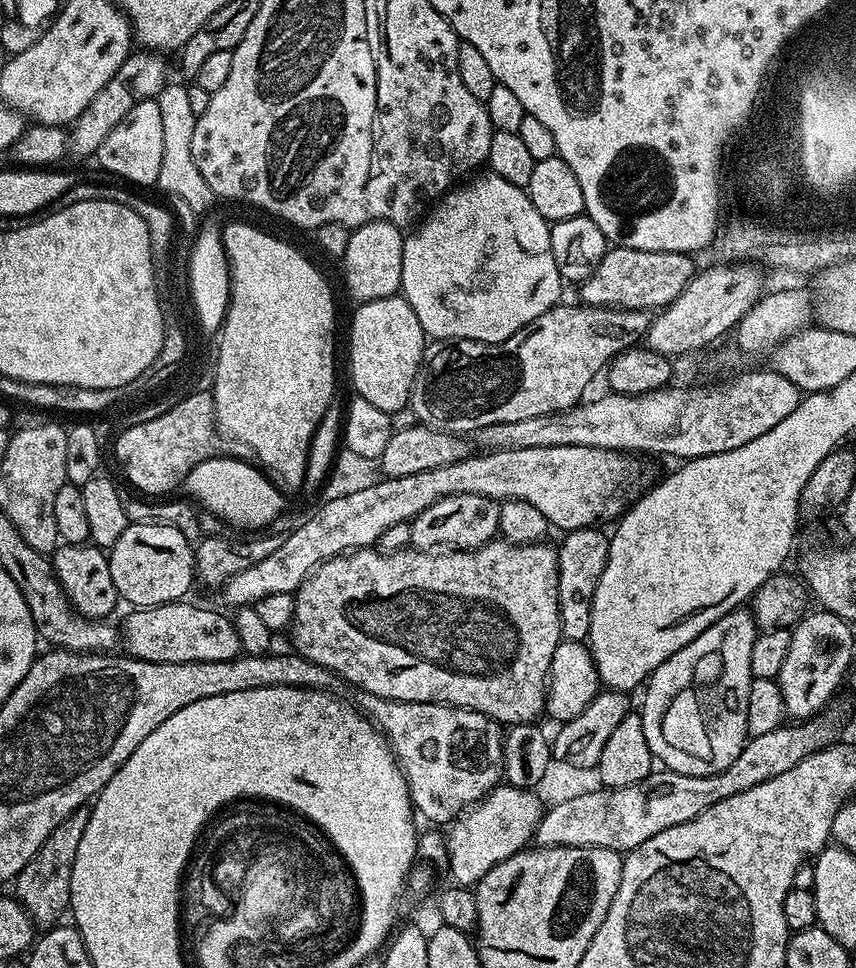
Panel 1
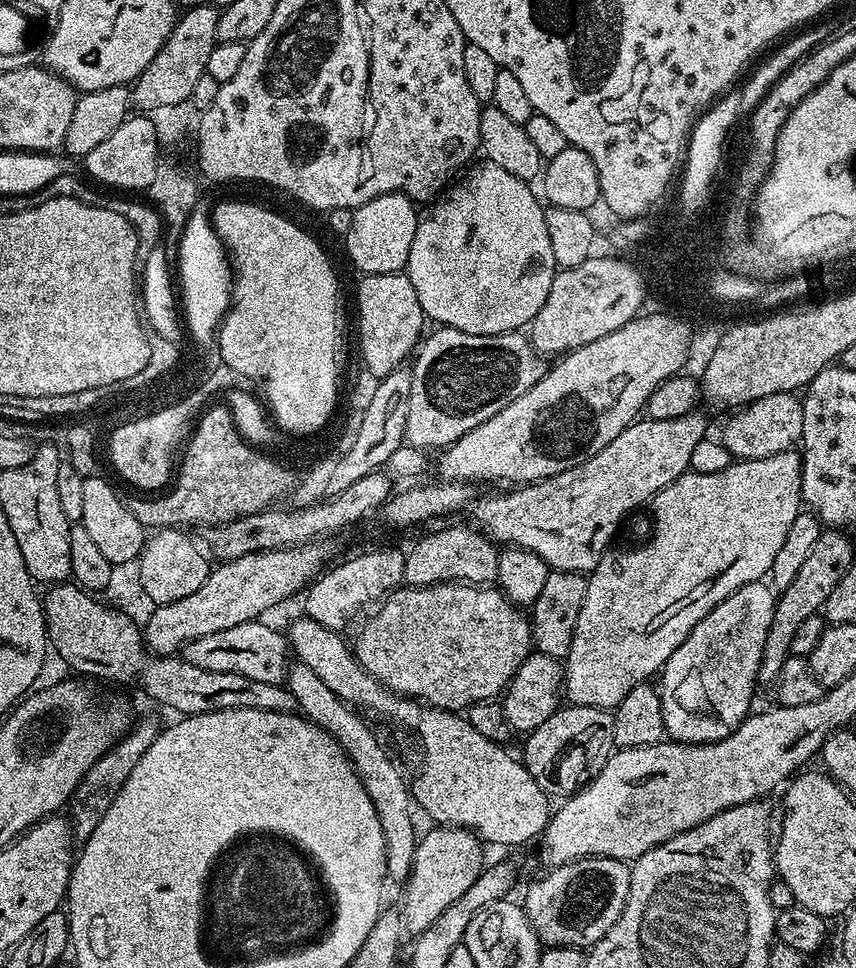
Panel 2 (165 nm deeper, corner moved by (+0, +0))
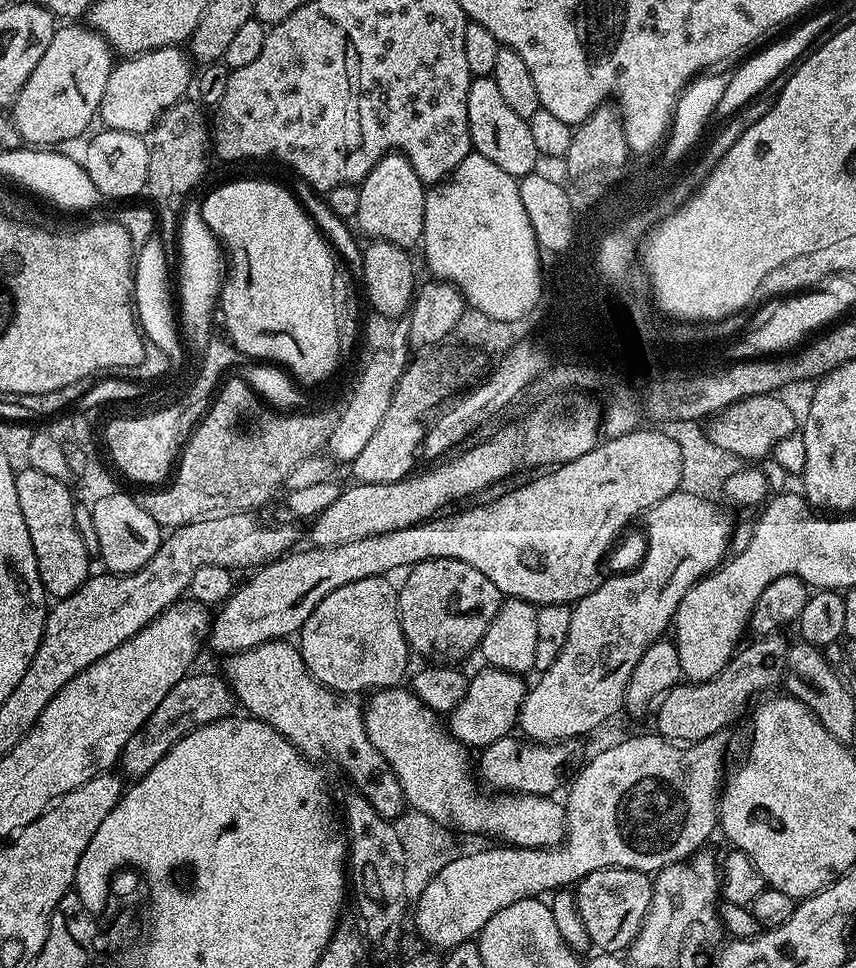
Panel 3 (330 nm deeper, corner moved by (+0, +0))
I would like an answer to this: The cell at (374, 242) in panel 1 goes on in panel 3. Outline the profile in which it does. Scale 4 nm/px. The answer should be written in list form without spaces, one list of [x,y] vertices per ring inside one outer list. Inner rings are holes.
[[[397,151],[388,153],[373,166],[358,187],[358,214],[354,224],[360,232],[362,230],[368,235],[369,241],[385,240],[406,249],[421,243],[426,214],[426,185],[418,178],[407,158]]]

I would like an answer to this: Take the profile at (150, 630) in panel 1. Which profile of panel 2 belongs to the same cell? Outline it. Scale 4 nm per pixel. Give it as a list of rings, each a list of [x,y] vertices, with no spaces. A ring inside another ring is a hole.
[[[263,619],[242,622],[242,626],[230,626],[230,630],[218,630],[215,634],[202,634],[202,638],[189,640],[182,649],[182,655],[190,666],[198,666],[201,670],[218,670],[222,674],[246,674],[246,678],[254,678],[257,682],[279,684],[285,679],[290,665],[290,645],[287,635],[270,625]]]

